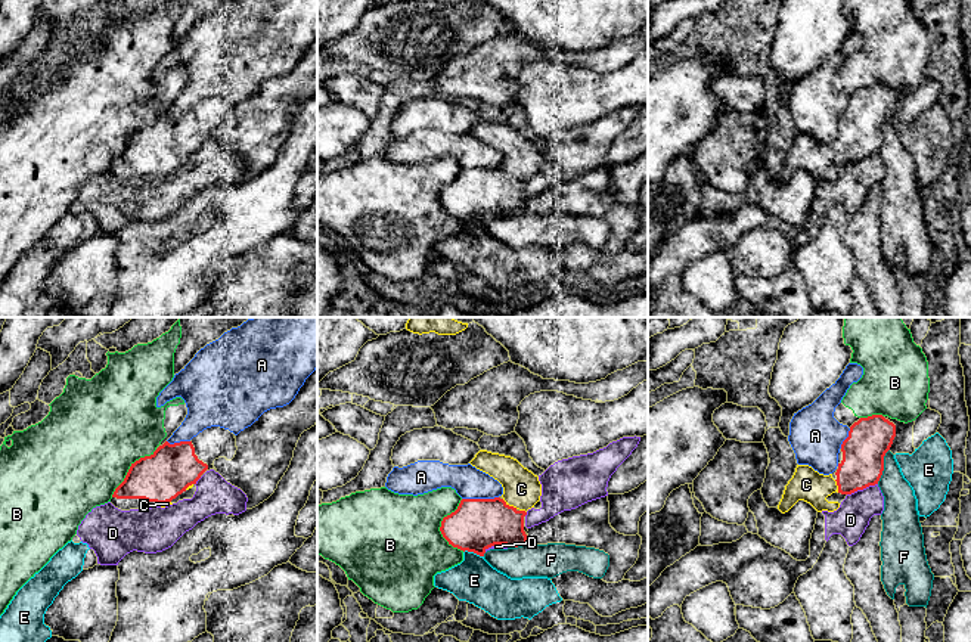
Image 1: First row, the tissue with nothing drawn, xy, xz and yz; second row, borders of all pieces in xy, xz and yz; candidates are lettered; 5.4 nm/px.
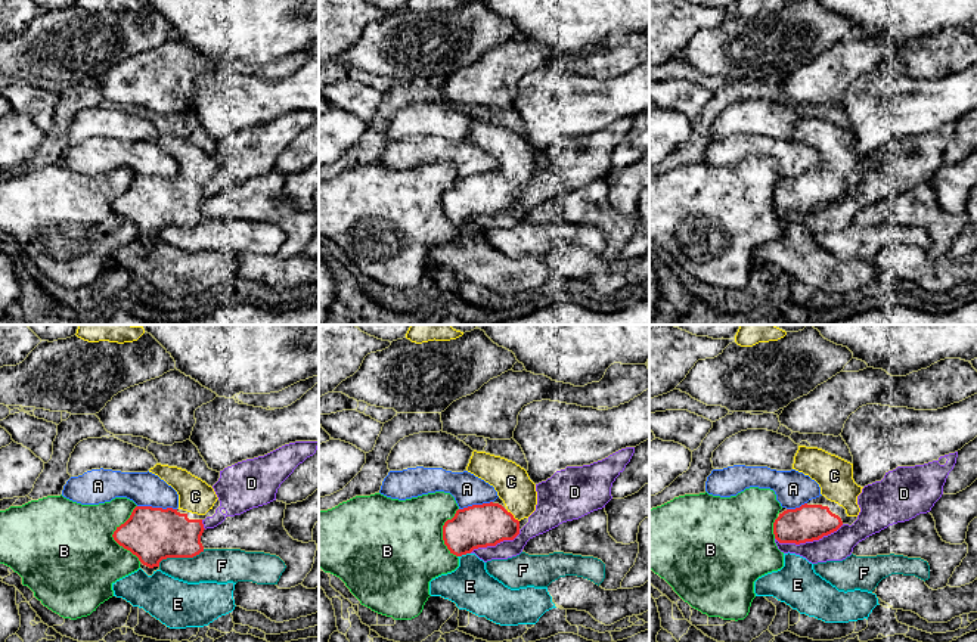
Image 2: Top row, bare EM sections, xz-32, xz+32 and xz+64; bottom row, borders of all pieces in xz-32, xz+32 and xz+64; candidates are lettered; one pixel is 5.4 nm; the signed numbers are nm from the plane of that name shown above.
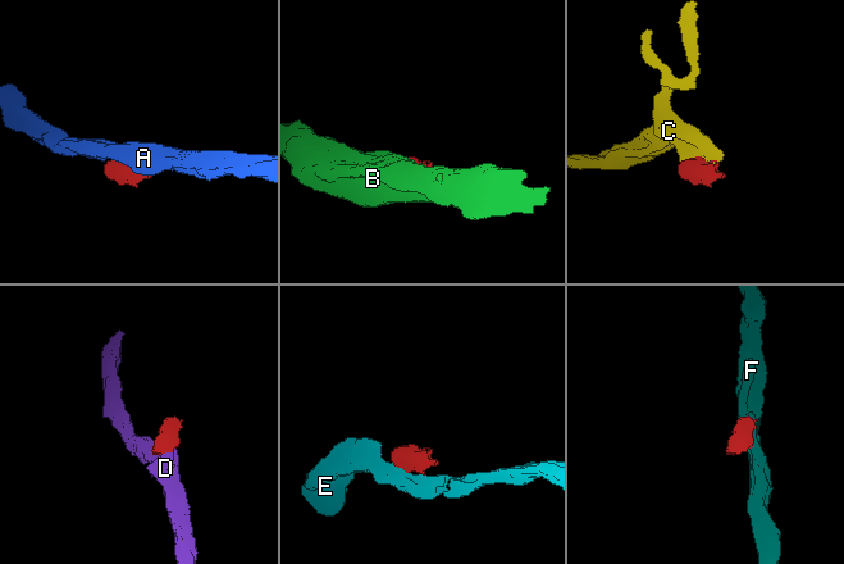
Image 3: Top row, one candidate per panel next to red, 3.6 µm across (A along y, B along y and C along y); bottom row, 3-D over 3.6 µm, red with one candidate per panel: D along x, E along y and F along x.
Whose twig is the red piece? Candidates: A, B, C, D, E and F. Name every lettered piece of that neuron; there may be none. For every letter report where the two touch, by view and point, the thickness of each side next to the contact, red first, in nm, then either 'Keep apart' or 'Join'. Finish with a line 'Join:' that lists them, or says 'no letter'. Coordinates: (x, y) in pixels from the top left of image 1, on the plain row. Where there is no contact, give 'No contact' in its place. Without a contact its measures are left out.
A: Touches red at xz (480, 168). Thickness 280 nm (red) against 180 nm. Keep apart
B: Touches red at xz (441, 195). Thickness 280 nm (red) against 480 nm. Keep apart
C: Touches red at xz (508, 174). Thickness 280 nm (red) against 200 nm. Join
D: Touches red at yz (862, 158). Thickness 240 nm (red) against 190 nm. Keep apart
E: Touches red at xz (474, 222). Thickness 280 nm (red) against 240 nm. Keep apart
F: Touches red at yz (883, 136). Thickness 240 nm (red) against 180 nm. Keep apart
Join: C

